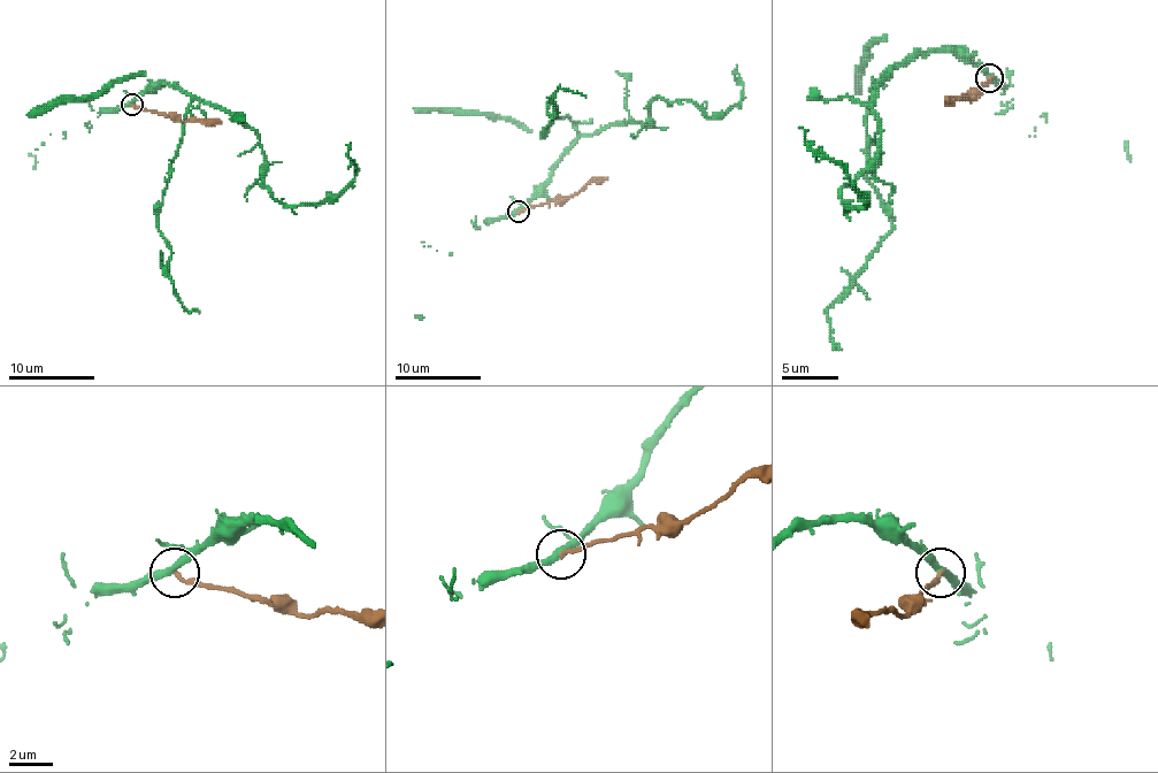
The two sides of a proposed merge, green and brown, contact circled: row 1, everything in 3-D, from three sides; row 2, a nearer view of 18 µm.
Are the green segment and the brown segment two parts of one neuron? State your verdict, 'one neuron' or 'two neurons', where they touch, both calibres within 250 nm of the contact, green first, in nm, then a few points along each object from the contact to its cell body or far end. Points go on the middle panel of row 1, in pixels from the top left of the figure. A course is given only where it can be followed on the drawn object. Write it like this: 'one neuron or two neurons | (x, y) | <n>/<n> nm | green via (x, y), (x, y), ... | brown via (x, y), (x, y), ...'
two neurons | (518, 211) | 320/200 nm | green via (519, 212), (581, 136), (649, 128), (654, 97), (721, 116), (741, 99), (736, 64) | brown via (519, 212), (573, 197), (588, 184), (607, 177)

